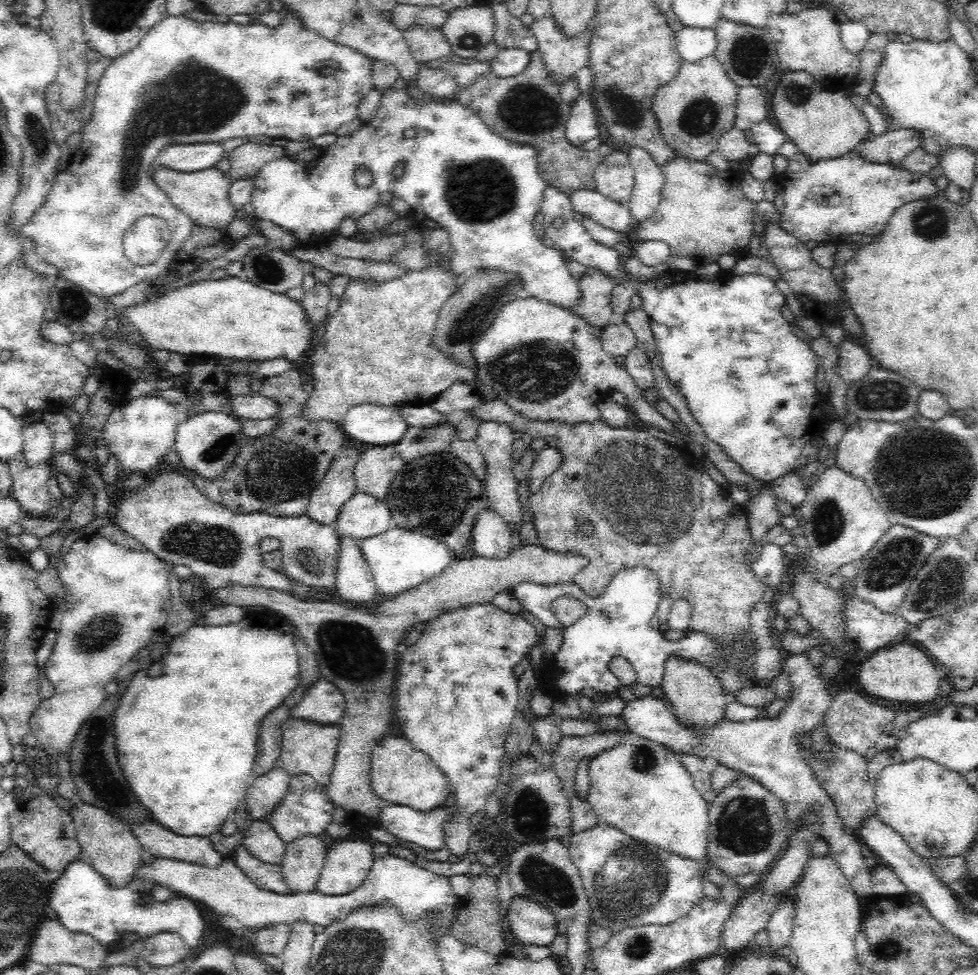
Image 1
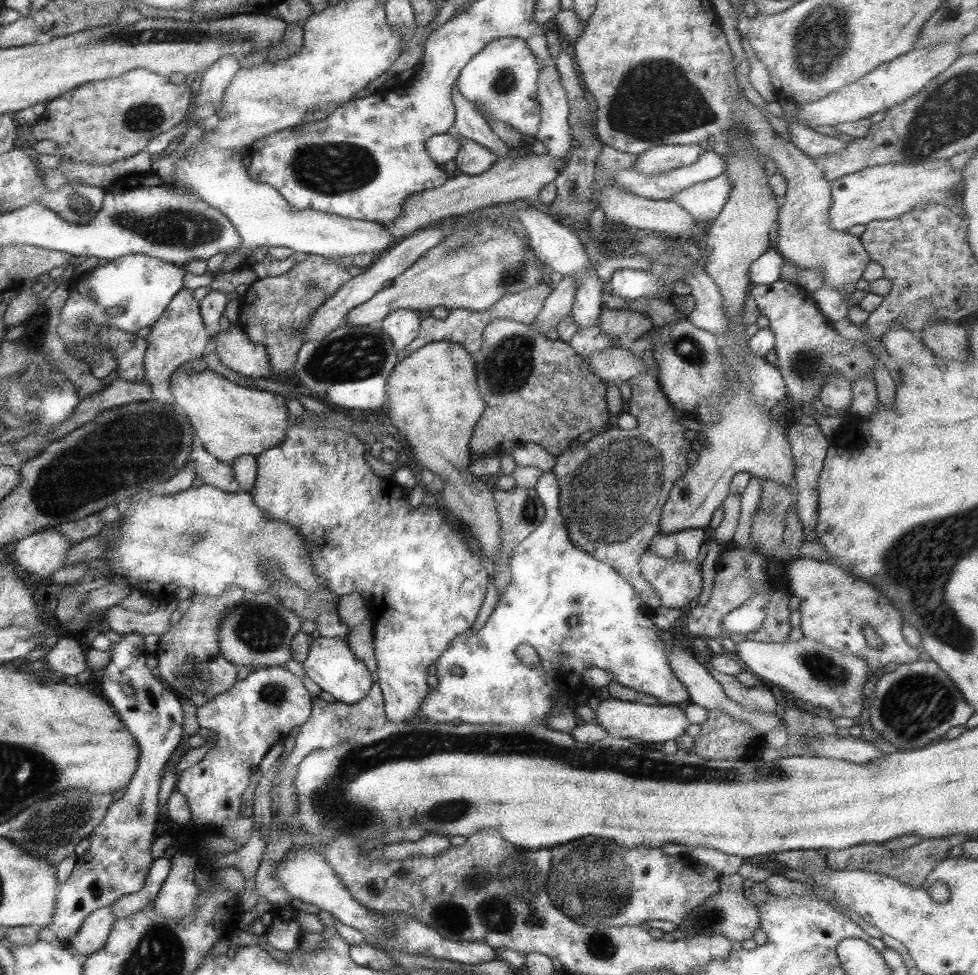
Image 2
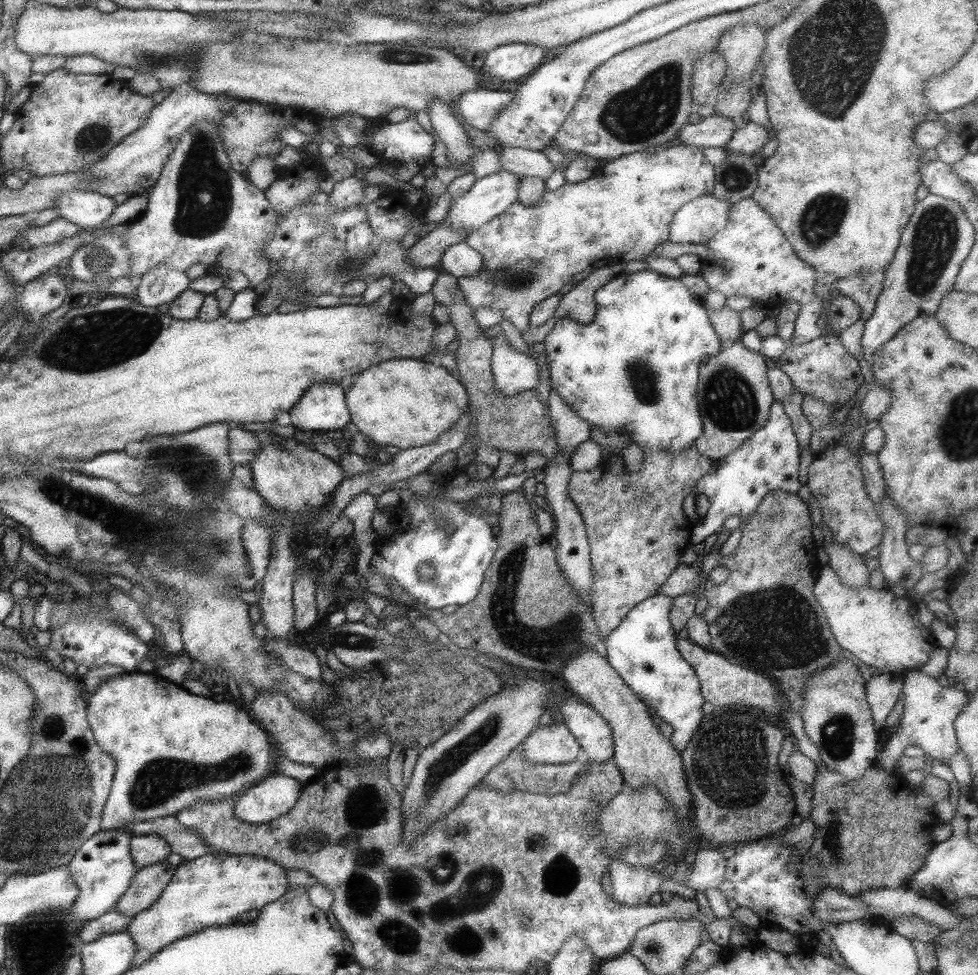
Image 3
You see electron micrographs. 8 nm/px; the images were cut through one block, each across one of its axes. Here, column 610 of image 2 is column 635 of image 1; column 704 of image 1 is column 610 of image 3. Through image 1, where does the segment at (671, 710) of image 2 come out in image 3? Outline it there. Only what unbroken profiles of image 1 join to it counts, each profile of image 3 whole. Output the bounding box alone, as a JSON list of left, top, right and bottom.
[555,698,613,762]

